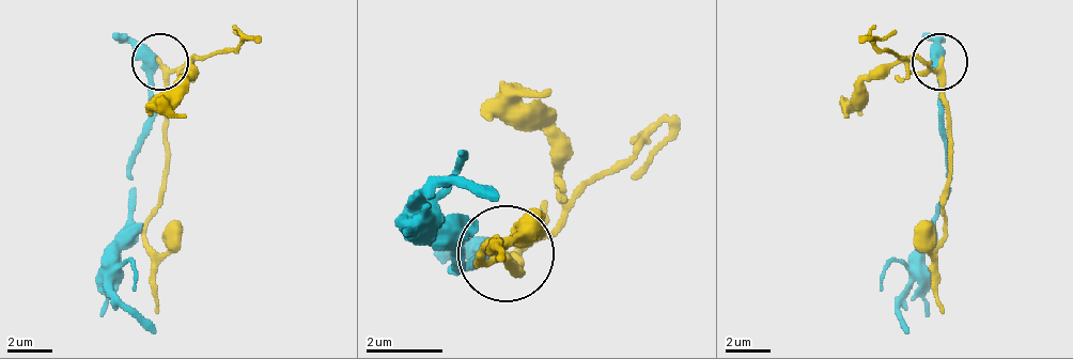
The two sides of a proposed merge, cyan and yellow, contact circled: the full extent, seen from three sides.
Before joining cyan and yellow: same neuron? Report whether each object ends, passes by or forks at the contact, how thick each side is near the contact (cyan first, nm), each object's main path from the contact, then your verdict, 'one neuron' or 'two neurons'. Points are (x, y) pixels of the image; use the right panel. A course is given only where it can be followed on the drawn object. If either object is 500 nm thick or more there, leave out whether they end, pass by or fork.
cyan passes by; yellow passes by; calibres 420 and 200 nm; course cyan (938, 63), (938, 136), (949, 158), (949, 198), (911, 286), (899, 298), (911, 331); course yellow (938, 63), (949, 186), (938, 259), (944, 314); two neurons

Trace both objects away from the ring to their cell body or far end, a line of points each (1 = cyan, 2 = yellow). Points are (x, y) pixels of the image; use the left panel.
1: (156, 63), (150, 136), (134, 158), (134, 242), (111, 286), (156, 331)
2: (161, 63), (167, 186), (144, 225), (156, 259), (156, 314)

